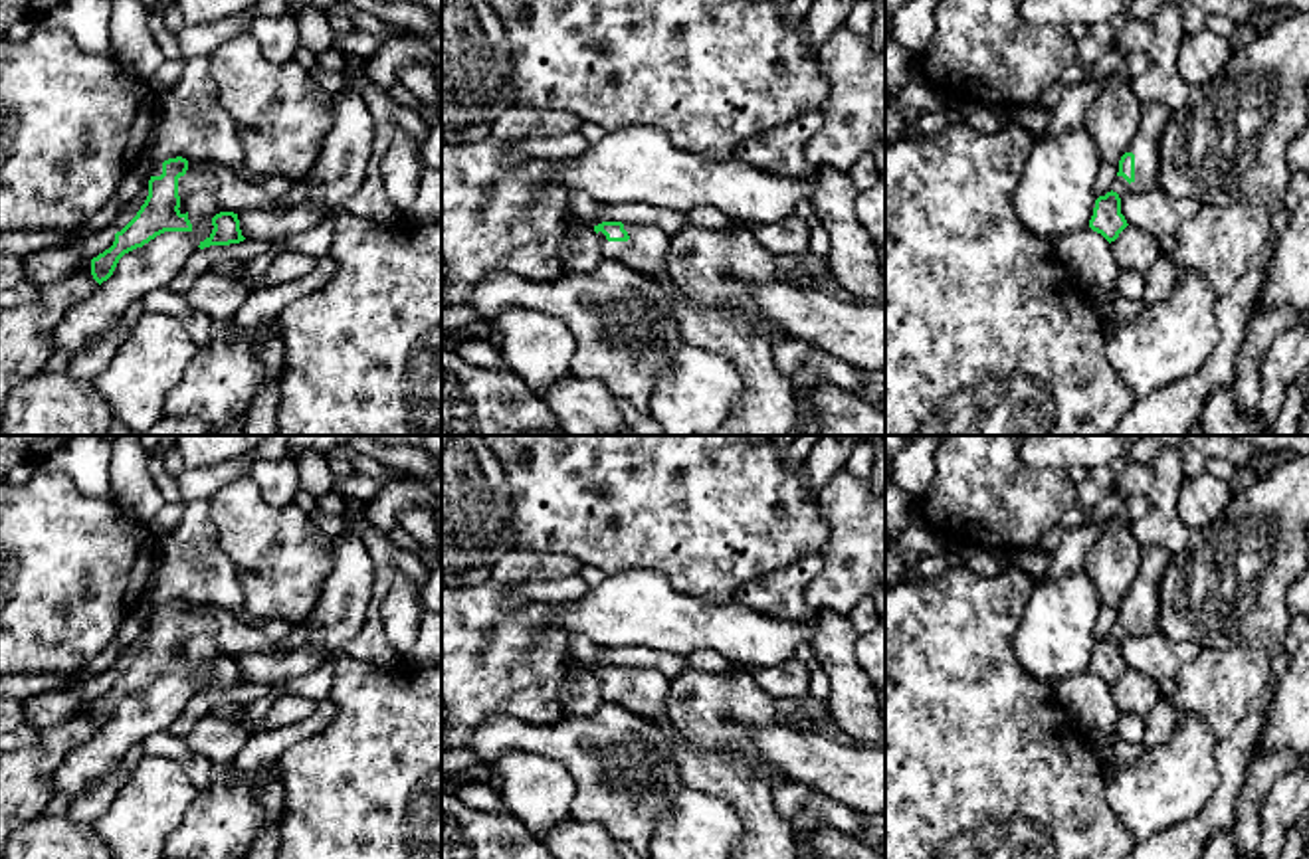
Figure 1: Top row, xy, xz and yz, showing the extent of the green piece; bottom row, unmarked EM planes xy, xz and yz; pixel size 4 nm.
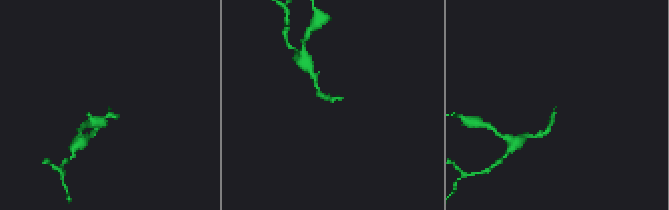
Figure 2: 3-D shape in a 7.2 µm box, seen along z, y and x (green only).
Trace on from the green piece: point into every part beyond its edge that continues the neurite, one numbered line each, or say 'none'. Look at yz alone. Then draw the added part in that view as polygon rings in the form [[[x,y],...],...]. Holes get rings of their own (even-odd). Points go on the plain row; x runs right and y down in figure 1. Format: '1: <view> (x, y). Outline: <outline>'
1: yz (1145, 588). Outline: [[[1145,546],[1143,562],[1127,596],[1135,598],[1135,623],[1129,627],[1117,620],[1111,633],[1121,645],[1129,637],[1147,635],[1158,629],[1158,580],[1172,560],[1172,552],[1164,546]]]

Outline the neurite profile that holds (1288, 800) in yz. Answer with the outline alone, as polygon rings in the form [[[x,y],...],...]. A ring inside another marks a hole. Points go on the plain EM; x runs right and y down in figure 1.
[[[1309,760],[1279,778],[1261,811],[1259,859],[1279,859],[1285,833],[1309,810]]]

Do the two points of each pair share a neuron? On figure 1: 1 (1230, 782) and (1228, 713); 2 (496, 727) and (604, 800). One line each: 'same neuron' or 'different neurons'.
1: different neurons
2: same neuron

